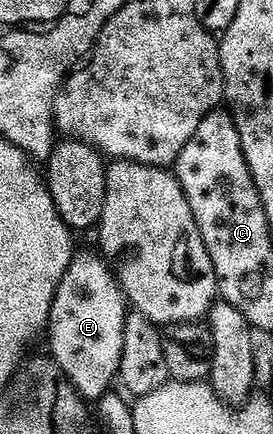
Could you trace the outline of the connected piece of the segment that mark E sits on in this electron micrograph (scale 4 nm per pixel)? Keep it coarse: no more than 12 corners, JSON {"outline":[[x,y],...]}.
{"outline":[[73,256],[51,360],[88,403],[117,384],[128,298]]}

